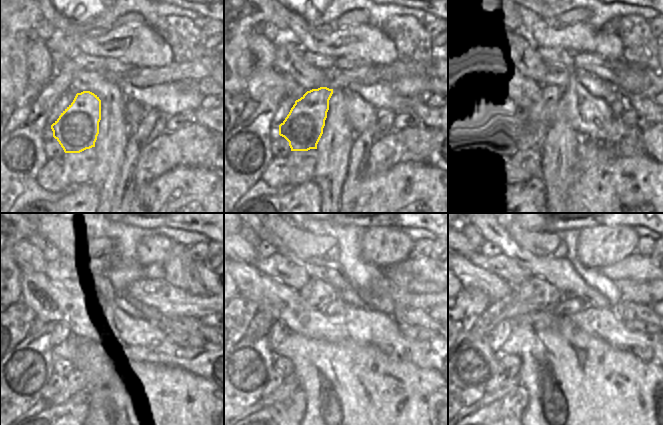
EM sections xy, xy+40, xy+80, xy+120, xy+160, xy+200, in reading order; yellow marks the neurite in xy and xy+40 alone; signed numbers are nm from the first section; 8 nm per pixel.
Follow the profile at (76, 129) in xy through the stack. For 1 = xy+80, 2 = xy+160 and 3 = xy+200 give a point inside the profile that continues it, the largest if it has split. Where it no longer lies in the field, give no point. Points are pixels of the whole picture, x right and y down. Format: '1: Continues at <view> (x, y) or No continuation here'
1: Continues at xy+80 (529, 125)
2: Continues at xy+160 (337, 307)
3: Continues at xy+200 (567, 306).

